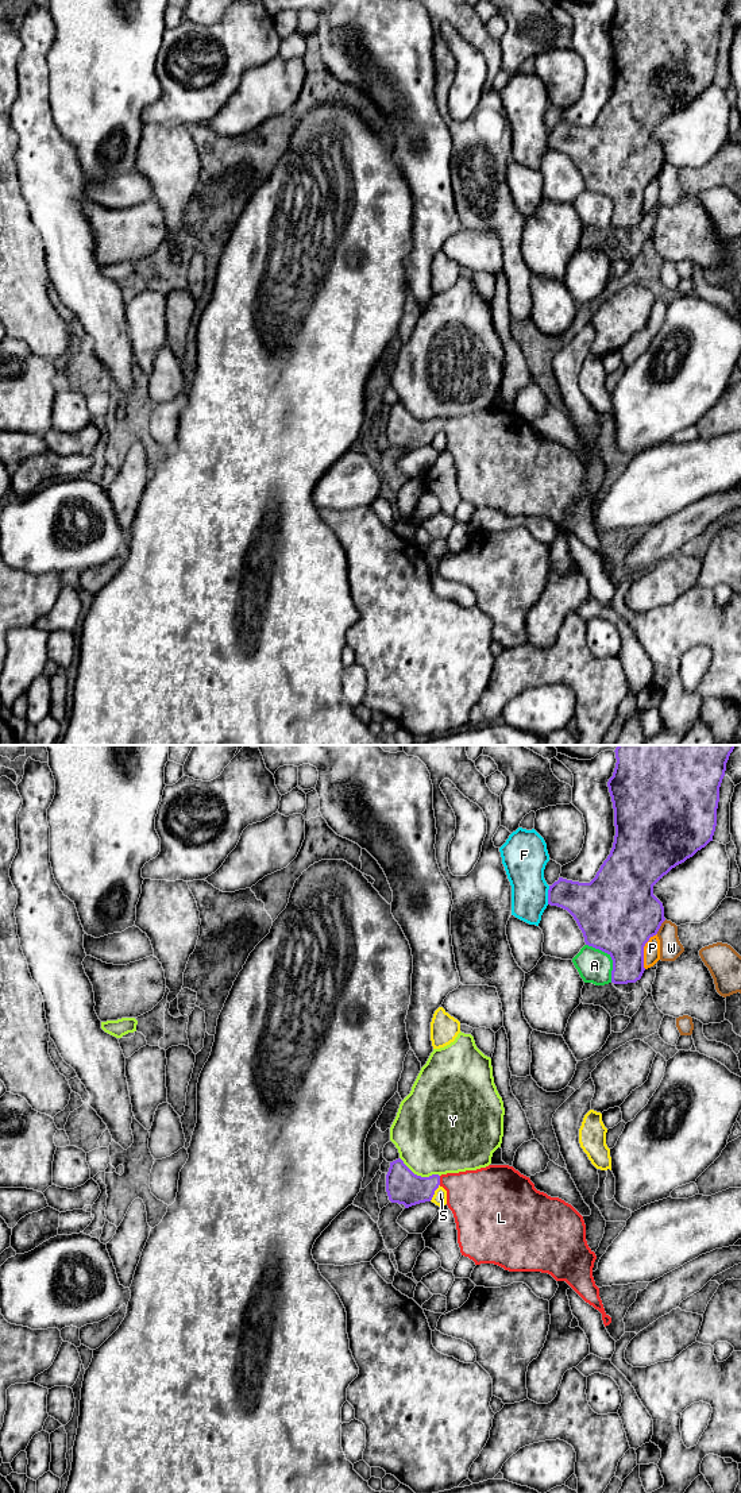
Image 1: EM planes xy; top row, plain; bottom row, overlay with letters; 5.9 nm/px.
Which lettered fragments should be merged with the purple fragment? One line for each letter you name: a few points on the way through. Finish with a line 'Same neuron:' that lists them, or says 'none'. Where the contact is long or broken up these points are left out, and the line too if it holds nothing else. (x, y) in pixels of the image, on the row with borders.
L: runs through xy (404, 1187), (425, 1187), (439, 1180), (451, 1181), (477, 1198)
Same neuron: L

